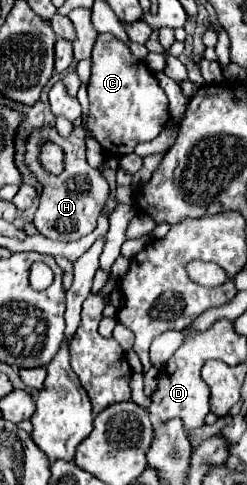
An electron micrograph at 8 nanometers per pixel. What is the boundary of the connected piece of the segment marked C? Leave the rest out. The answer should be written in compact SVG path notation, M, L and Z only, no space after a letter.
M98 34L92 50L92 76L88 82L88 128L106 154L134 152L138 142L154 140L170 120L170 102L156 76L144 62L134 58L130 46L112 34Z

